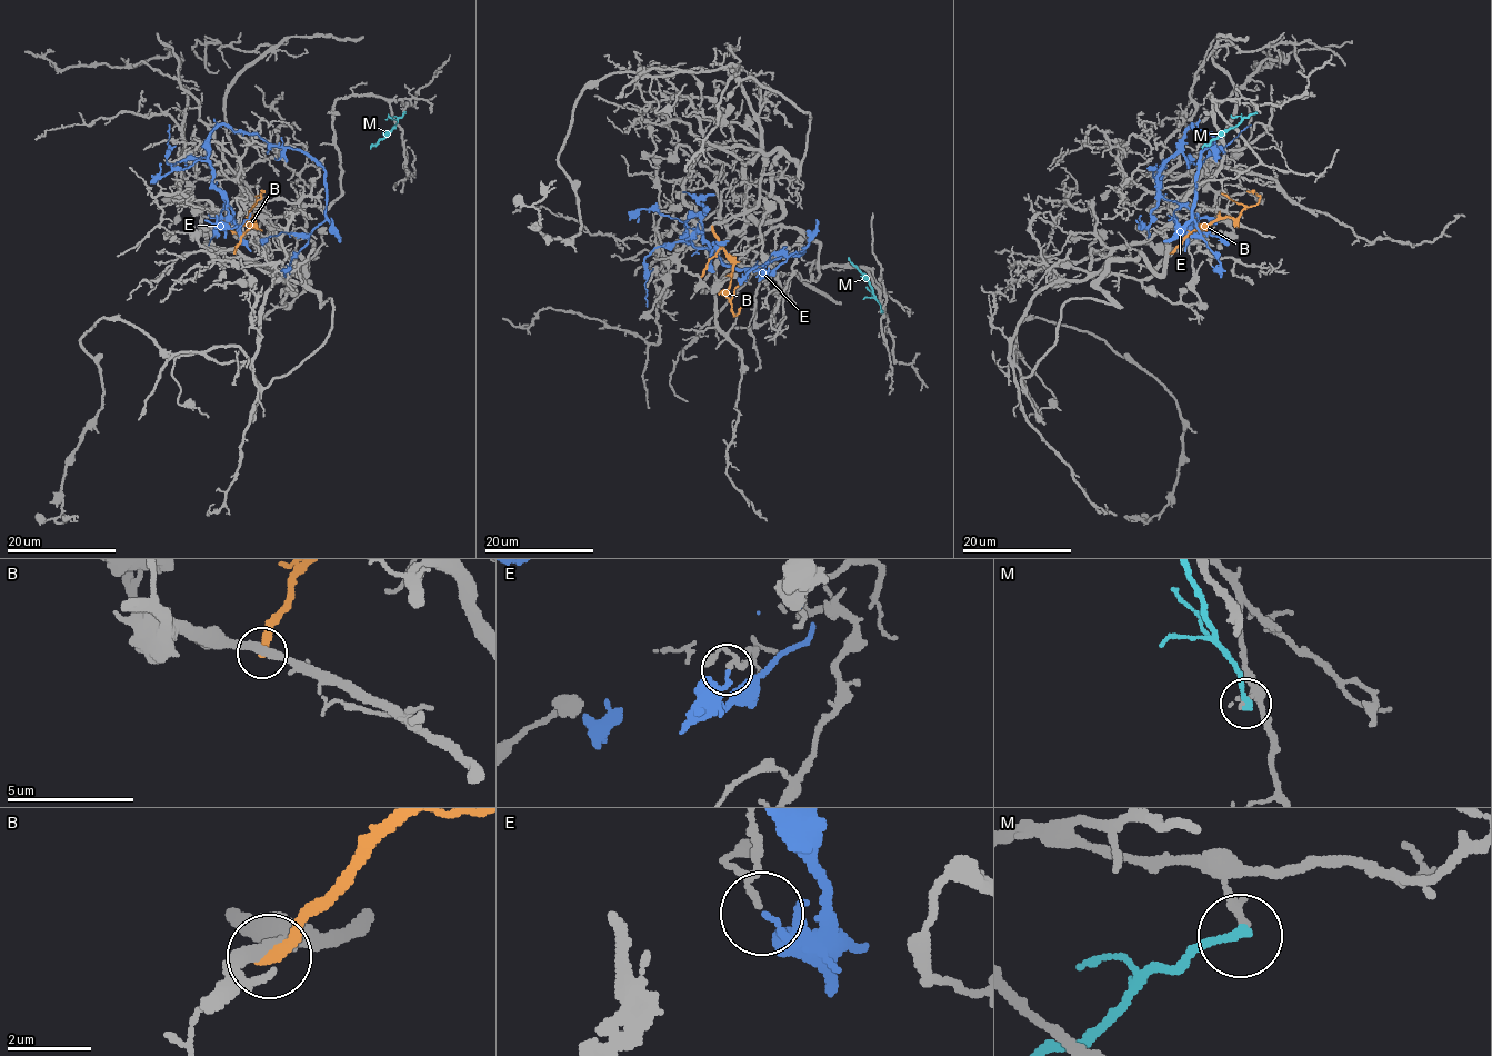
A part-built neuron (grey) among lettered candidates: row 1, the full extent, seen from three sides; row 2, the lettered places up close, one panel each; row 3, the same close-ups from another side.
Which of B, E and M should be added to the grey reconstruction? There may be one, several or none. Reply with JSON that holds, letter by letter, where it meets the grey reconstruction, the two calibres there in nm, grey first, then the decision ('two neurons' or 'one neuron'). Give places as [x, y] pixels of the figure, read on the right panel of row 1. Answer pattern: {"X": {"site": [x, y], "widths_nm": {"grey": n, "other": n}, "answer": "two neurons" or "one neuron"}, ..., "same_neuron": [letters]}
{"B": {"site": [1171, 252], "widths_nm": {"grey": 340, "other": 320}, "answer": "two neurons"}, "E": {"site": [1212, 266], "widths_nm": {"grey": 110, "other": 140}, "answer": "two neurons"}, "M": {"site": [1255, 113], "widths_nm": {"grey": 120, "other": 240}, "answer": "two neurons"}, "same_neuron": []}

